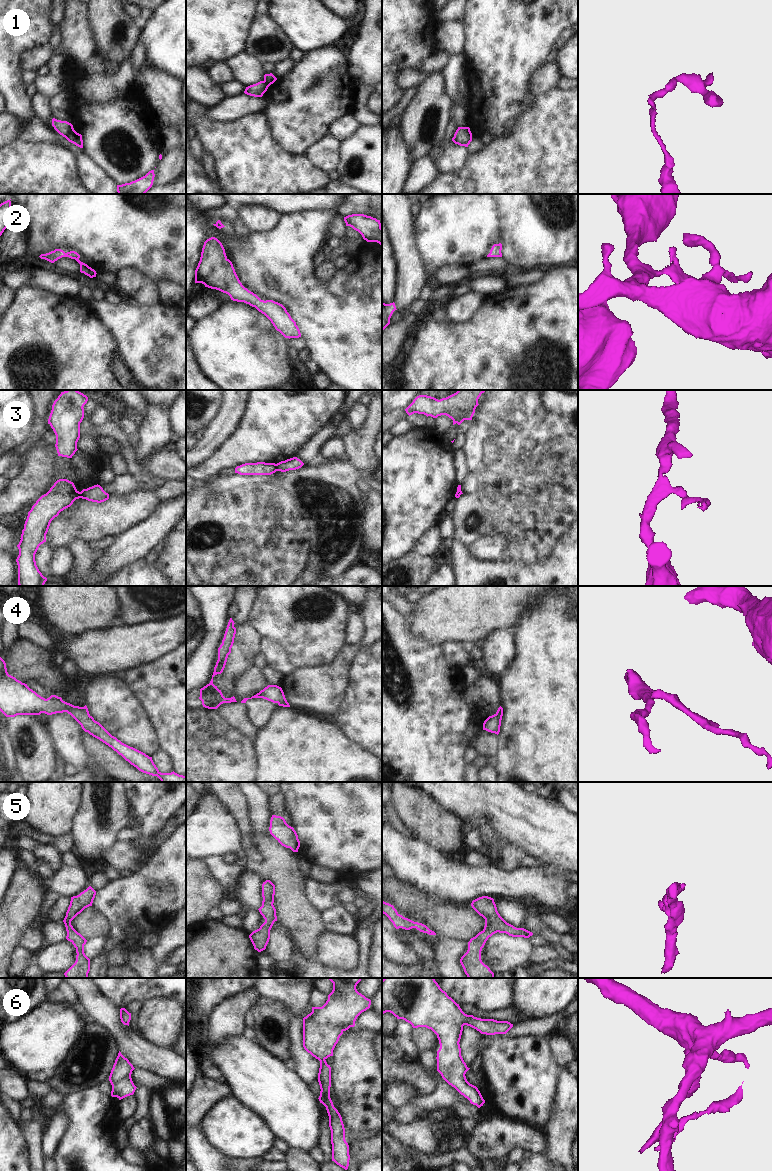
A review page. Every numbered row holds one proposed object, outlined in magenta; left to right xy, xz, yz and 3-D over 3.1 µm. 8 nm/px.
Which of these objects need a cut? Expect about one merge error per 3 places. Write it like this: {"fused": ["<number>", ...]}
{"fused": ["1", "3"]}

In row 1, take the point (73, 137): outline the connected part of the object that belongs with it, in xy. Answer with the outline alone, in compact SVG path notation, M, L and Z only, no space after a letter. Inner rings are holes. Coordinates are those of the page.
M74 128L65 136L65 138L75 144L76 146L83 148L82 135L77 133Z

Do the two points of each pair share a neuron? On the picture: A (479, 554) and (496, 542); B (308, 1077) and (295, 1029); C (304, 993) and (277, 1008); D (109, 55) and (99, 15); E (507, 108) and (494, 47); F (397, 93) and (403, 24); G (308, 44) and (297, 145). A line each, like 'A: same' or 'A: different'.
A: same
B: same
C: different
D: same
E: same
F: same
G: different

